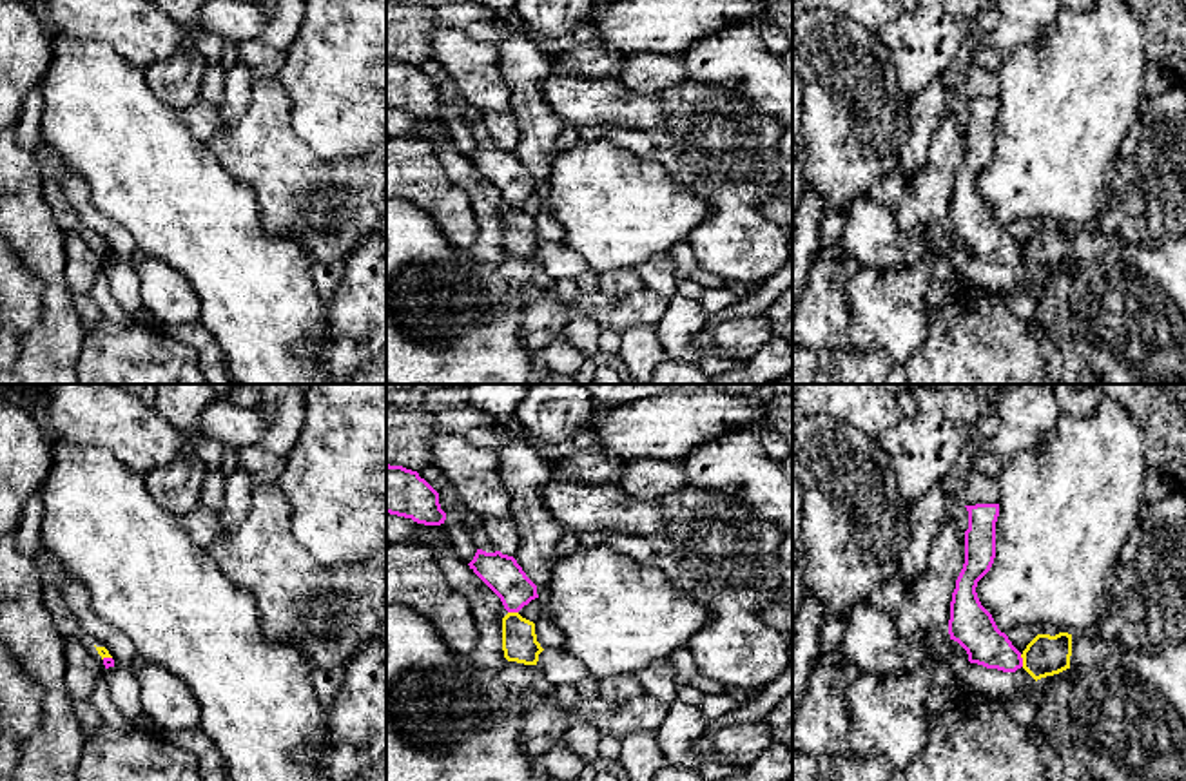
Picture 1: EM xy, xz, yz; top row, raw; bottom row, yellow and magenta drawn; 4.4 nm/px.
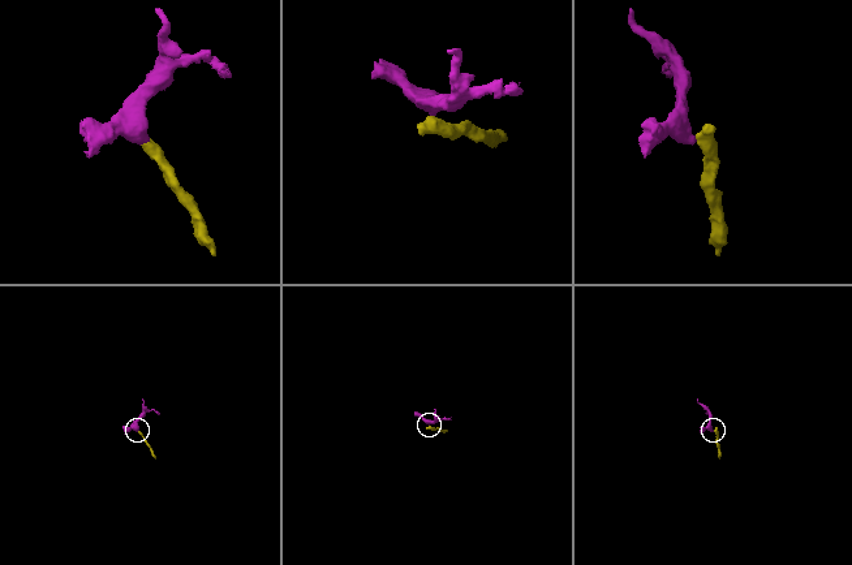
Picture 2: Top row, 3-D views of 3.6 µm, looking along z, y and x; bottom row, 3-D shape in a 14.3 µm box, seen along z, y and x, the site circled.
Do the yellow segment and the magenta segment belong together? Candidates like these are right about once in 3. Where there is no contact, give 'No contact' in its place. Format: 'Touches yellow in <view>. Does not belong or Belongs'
Touches yellow in yz. Does not belong

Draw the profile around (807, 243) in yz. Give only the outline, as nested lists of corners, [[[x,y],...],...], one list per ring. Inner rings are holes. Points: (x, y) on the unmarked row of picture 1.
[[[805,181],[803,198],[794,214],[796,234],[792,239],[792,315],[803,292],[807,277],[825,246],[821,237],[821,219],[827,207],[818,192]]]

